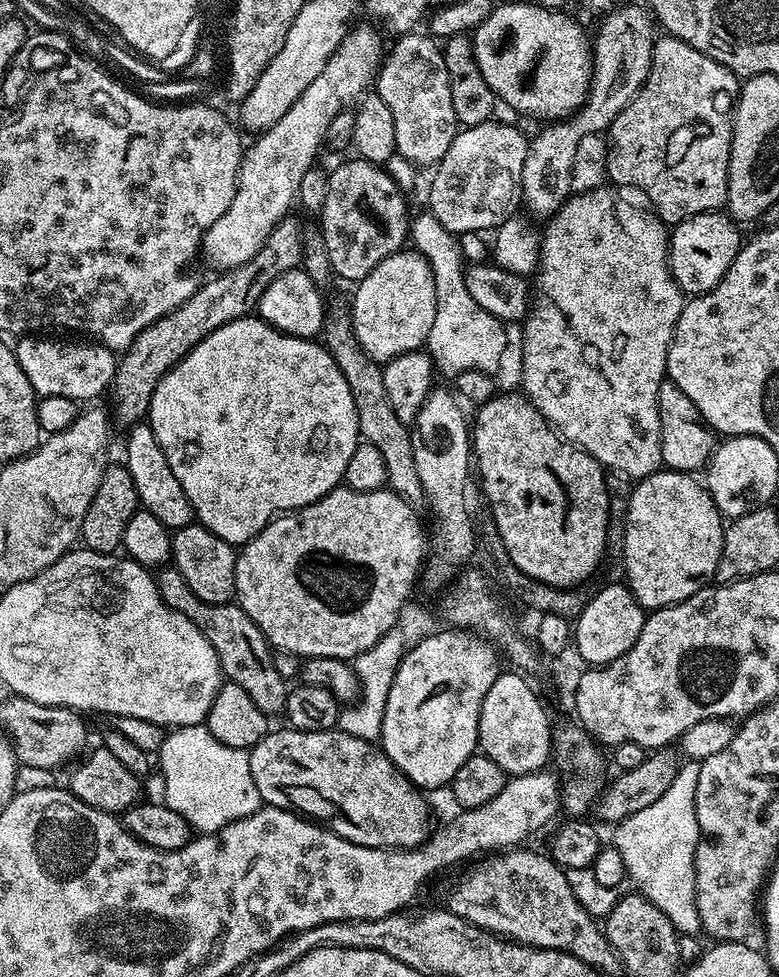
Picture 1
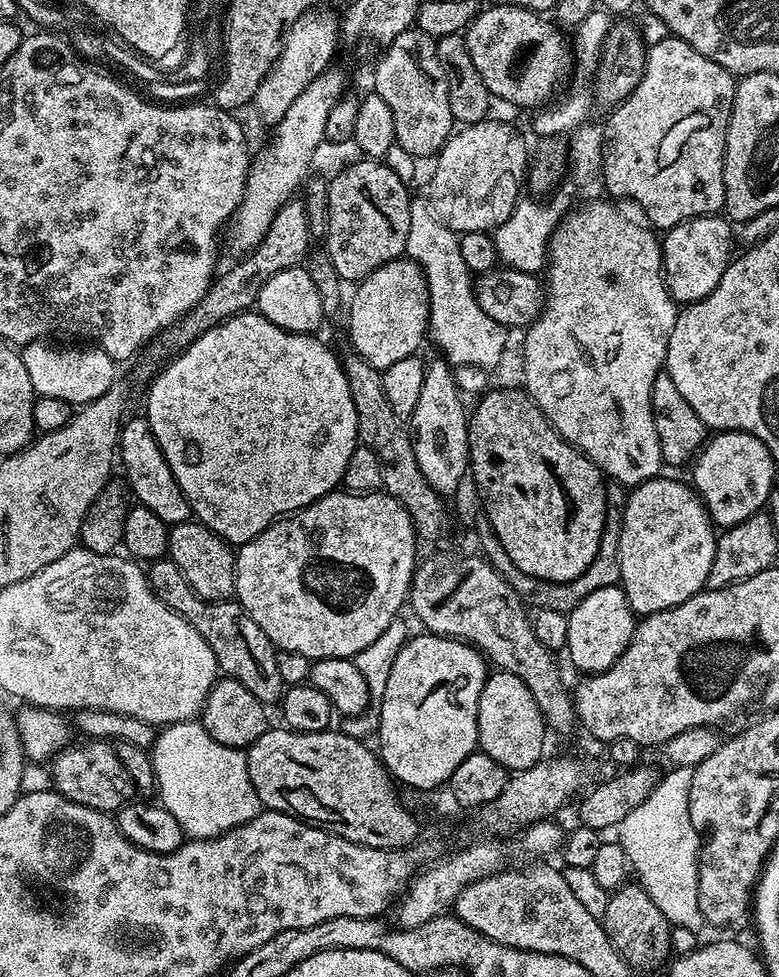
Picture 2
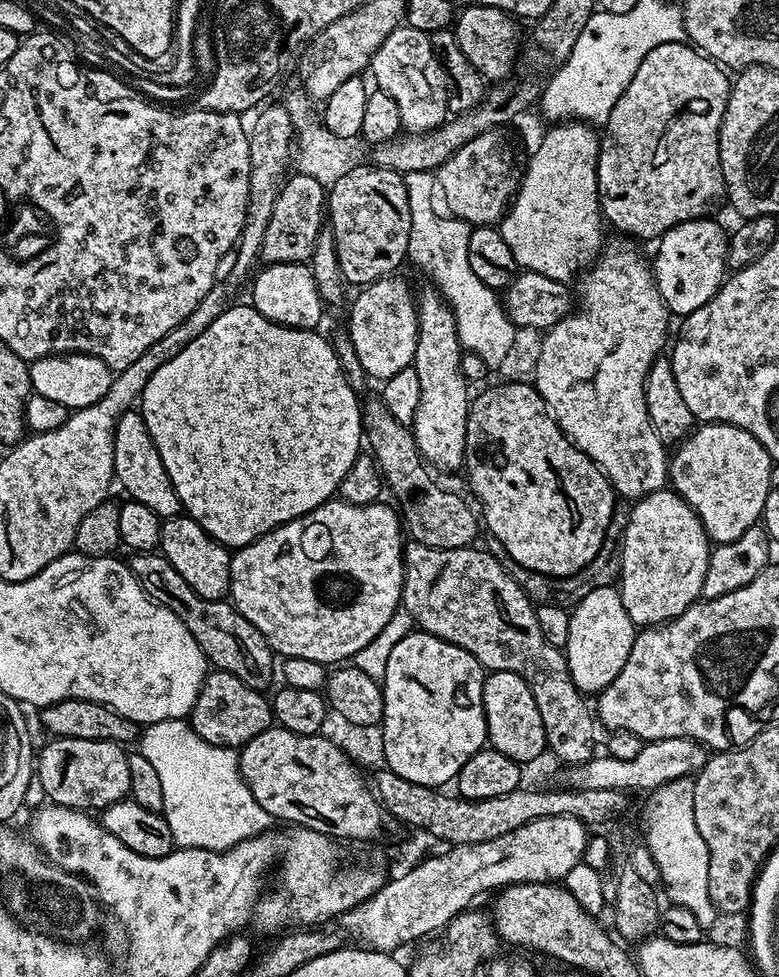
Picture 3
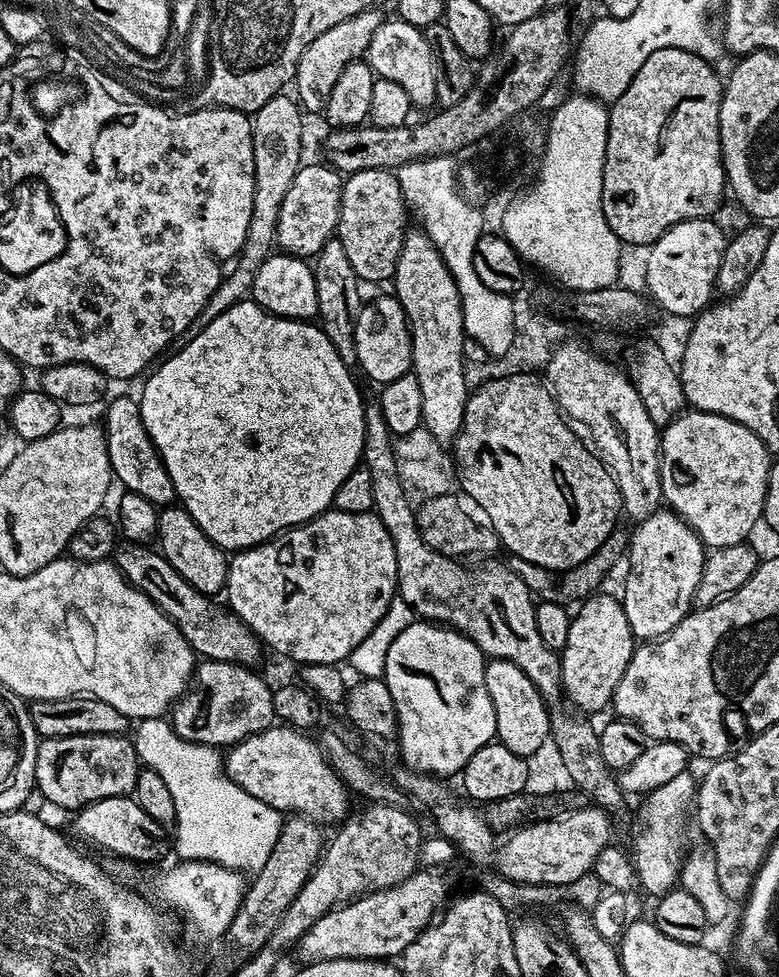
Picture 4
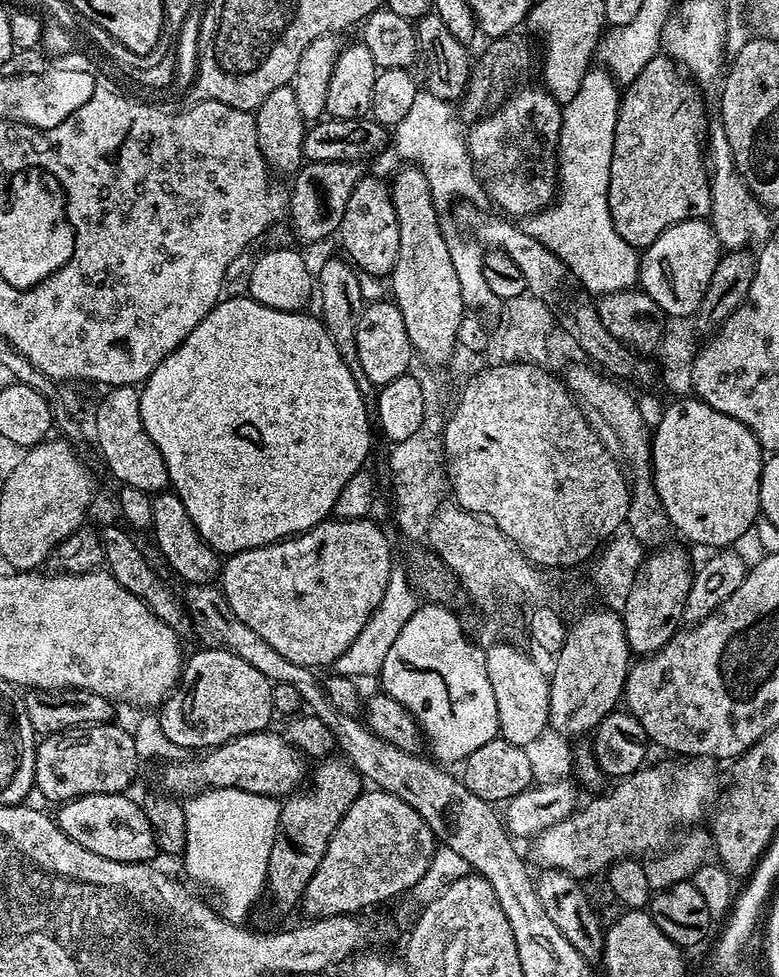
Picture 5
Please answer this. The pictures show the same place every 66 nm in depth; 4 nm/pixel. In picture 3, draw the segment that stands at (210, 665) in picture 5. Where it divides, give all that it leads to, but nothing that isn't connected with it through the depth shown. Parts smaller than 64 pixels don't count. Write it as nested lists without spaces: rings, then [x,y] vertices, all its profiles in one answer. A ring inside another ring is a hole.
[[[212,670],[204,677],[204,685],[190,713],[190,723],[198,738],[214,746],[239,749],[273,727],[274,717],[269,697],[261,689],[246,686],[242,678],[234,678],[229,672]]]

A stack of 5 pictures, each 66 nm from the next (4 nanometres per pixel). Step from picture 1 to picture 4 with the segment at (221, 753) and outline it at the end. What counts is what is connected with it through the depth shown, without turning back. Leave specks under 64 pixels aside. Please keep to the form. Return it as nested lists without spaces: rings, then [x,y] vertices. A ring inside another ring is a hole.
[[[155,716],[149,720],[141,720],[135,725],[136,755],[147,767],[162,774],[162,782],[170,789],[174,797],[174,852],[180,860],[208,860],[212,864],[221,864],[223,868],[231,868],[241,874],[255,874],[262,866],[266,866],[266,858],[270,858],[270,850],[274,850],[274,842],[278,842],[280,828],[285,817],[274,806],[266,806],[254,794],[246,794],[242,786],[230,779],[222,767],[222,756],[211,744],[195,744],[184,740],[175,732],[167,719]]]

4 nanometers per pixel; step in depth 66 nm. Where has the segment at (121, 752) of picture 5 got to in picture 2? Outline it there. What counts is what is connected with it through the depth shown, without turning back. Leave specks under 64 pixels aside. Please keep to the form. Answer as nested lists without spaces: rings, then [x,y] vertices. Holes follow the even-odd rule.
[[[88,743],[92,744],[80,744],[77,748],[75,748],[75,746],[69,746],[55,756],[50,764],[52,787],[55,791],[59,792],[60,795],[65,796],[66,799],[78,802],[90,810],[115,814],[137,795],[136,787],[132,784],[130,774],[126,774],[126,766],[122,766],[122,762],[118,762],[116,749],[111,743]]]

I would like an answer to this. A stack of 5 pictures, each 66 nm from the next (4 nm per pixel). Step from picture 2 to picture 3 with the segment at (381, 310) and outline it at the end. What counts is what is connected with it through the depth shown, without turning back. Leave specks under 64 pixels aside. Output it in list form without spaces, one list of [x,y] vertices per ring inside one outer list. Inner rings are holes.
[[[393,274],[363,285],[357,292],[360,293],[348,316],[348,336],[361,370],[377,382],[383,382],[398,374],[398,370],[413,367],[416,358],[418,318],[414,288],[400,274]]]

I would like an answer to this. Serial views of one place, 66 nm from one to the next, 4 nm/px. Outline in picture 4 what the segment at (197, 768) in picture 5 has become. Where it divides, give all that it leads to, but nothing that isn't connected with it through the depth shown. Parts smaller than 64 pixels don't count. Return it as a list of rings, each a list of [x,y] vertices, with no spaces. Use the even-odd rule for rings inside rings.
[[[273,726],[227,749],[222,767],[246,794],[254,794],[281,814],[296,813],[324,826],[349,815],[350,793],[343,776],[328,765],[324,751],[311,735],[287,726]]]

